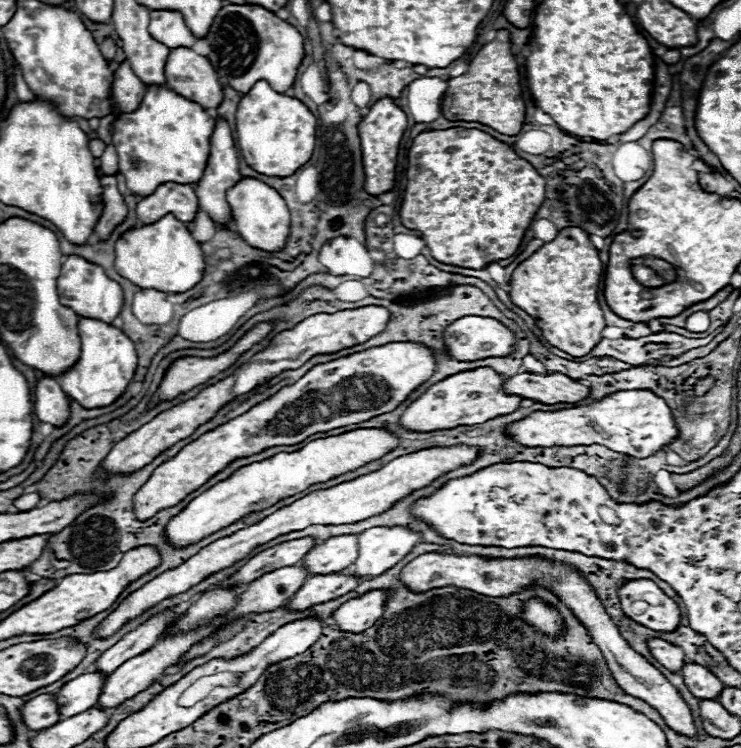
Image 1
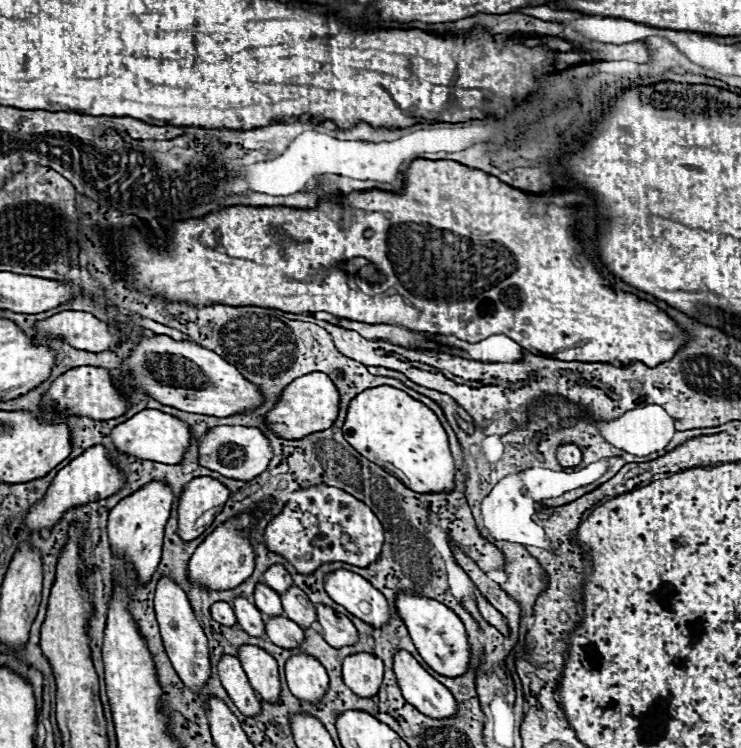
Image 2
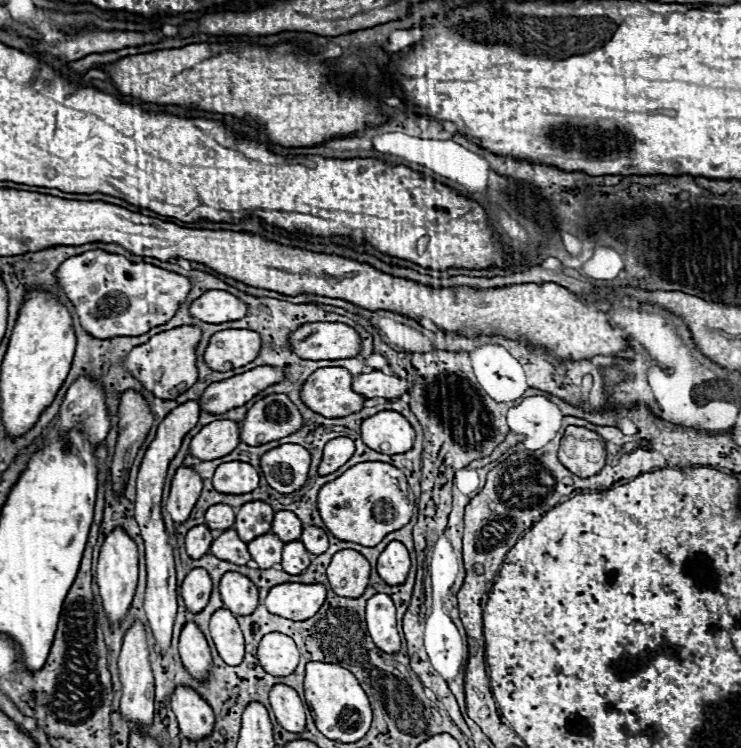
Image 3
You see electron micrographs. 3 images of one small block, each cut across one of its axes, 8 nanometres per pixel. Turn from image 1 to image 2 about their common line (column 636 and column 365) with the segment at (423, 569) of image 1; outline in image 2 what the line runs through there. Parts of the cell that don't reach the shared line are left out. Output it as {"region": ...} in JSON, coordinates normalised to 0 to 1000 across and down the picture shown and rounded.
{"region":[[[483,872],[464,882],[462,904],[464,904],[464,914],[480,930],[502,933],[516,914],[518,888],[513,880],[497,874],[497,872]]]}

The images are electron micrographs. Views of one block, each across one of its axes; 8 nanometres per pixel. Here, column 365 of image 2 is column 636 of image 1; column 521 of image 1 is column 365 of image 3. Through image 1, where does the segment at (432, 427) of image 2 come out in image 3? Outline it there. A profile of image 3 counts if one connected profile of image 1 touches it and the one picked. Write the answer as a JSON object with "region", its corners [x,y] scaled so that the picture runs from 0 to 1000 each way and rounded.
{"region":[[[518,548],[494,559],[486,580],[497,599],[526,610],[551,604],[561,588],[561,578],[553,564],[532,548]]]}

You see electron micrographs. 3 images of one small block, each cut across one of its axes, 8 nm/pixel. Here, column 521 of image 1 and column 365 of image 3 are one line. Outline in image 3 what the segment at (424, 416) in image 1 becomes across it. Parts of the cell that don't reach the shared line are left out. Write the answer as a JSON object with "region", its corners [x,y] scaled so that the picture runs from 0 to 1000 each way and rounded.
{"region":[[[429,492],[408,519],[408,535],[440,559],[464,559],[491,545],[494,532],[475,521],[475,500],[467,492]]]}

